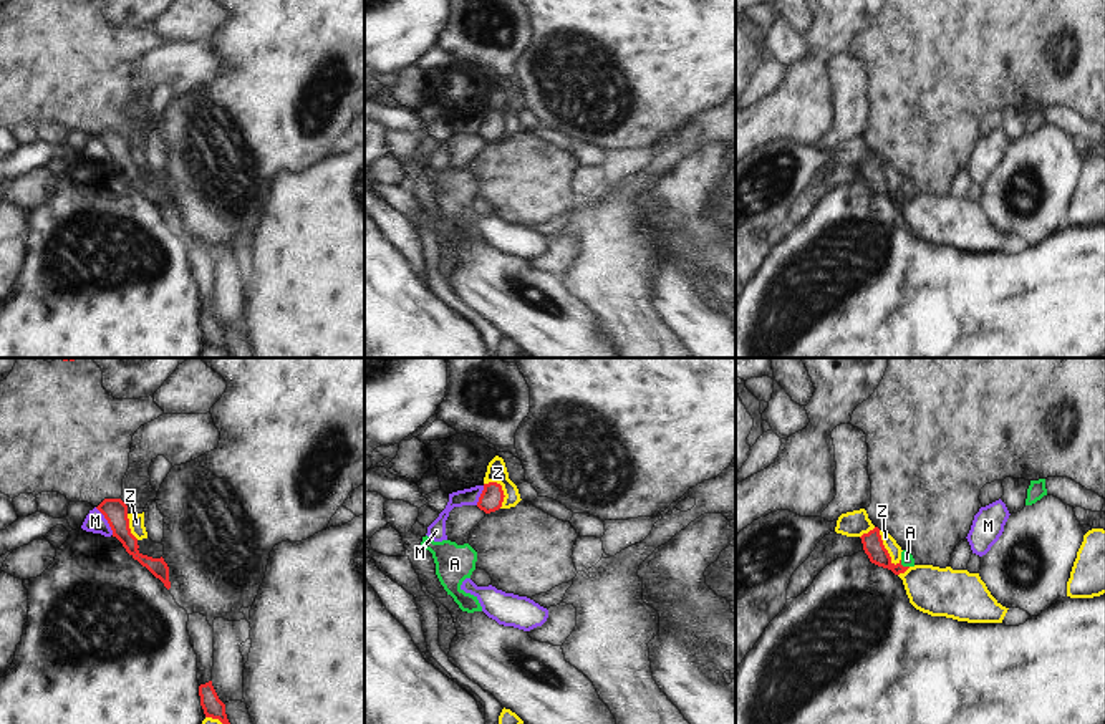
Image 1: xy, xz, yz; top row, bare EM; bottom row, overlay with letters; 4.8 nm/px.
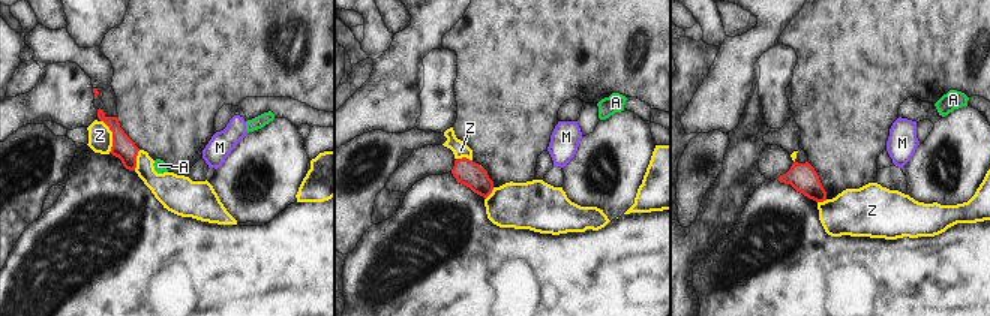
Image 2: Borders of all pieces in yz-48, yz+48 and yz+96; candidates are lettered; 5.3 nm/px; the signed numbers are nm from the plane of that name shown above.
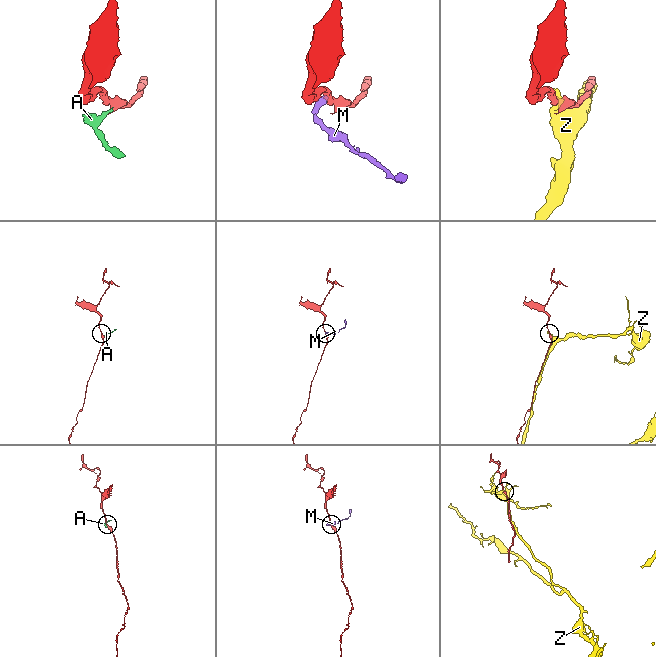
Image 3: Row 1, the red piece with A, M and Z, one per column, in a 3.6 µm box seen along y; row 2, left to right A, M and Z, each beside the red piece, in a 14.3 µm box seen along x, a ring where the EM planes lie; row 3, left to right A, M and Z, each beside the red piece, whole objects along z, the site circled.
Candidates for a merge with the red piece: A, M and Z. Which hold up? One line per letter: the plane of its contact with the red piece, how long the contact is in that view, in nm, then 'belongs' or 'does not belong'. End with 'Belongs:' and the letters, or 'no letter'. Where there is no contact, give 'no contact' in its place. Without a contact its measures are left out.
A: yz | 60 nm | belongs
M: xy | 160 nm | does not belong
Z: yz | 190 nm | does not belong
Belongs: A

